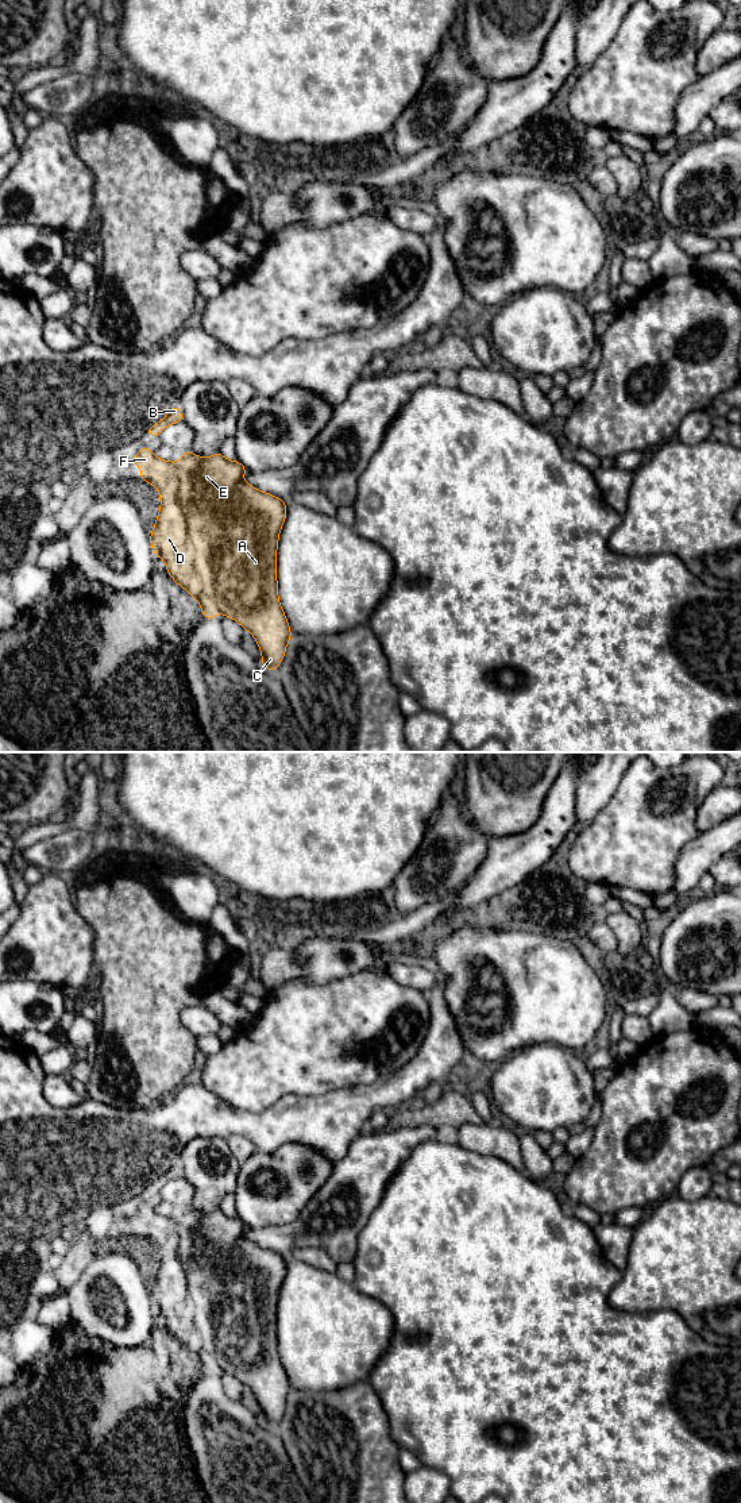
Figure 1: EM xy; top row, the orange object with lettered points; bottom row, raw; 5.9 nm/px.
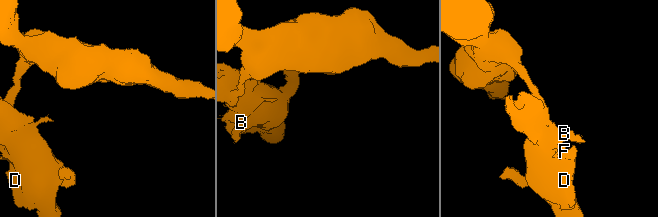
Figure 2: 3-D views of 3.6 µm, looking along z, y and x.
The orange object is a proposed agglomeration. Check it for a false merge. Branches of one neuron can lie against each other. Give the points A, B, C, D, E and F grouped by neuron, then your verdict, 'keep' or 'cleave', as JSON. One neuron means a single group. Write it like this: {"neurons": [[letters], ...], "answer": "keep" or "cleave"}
{"neurons": [["A", "C", "E"], ["B", "D", "F"]], "answer": "cleave"}

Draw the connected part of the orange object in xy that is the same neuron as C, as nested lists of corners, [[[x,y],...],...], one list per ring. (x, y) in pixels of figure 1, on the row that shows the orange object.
[[[188,451],[175,462],[178,494],[186,519],[188,535],[194,547],[194,566],[205,596],[213,601],[225,617],[238,621],[255,637],[262,652],[262,664],[274,671],[282,662],[292,631],[278,598],[277,547],[281,528],[286,519],[286,502],[258,490],[243,481],[248,471],[239,460],[228,460],[221,452],[200,458]]]

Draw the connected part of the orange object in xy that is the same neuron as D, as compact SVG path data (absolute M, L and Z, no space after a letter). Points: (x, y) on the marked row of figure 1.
M142 447L130 463L142 469L138 481L154 485L161 497L159 515L150 533L153 552L165 560L173 581L200 602L202 618L217 618L220 609L205 596L194 566L196 552L188 535L174 462L159 459L150 448Z

